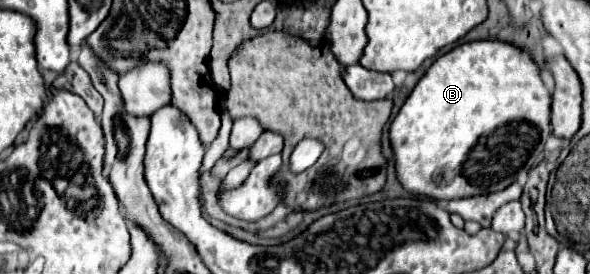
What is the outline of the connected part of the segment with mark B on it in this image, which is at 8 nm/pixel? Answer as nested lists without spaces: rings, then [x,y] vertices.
[[[473,41],[473,43],[463,43],[459,47],[455,47],[453,51],[441,55],[429,69],[427,73],[417,81],[415,89],[411,91],[411,95],[407,97],[407,101],[403,103],[401,111],[397,113],[397,117],[393,119],[391,127],[389,127],[389,143],[393,149],[393,157],[395,157],[395,175],[397,181],[403,185],[405,191],[413,193],[413,195],[421,195],[433,201],[451,201],[451,199],[463,199],[463,197],[473,197],[473,195],[483,195],[483,193],[493,193],[493,191],[501,191],[505,187],[509,187],[515,181],[521,181],[527,171],[539,161],[547,135],[549,135],[549,107],[551,107],[551,93],[545,89],[541,77],[539,77],[539,69],[533,63],[533,59],[503,41]]]

